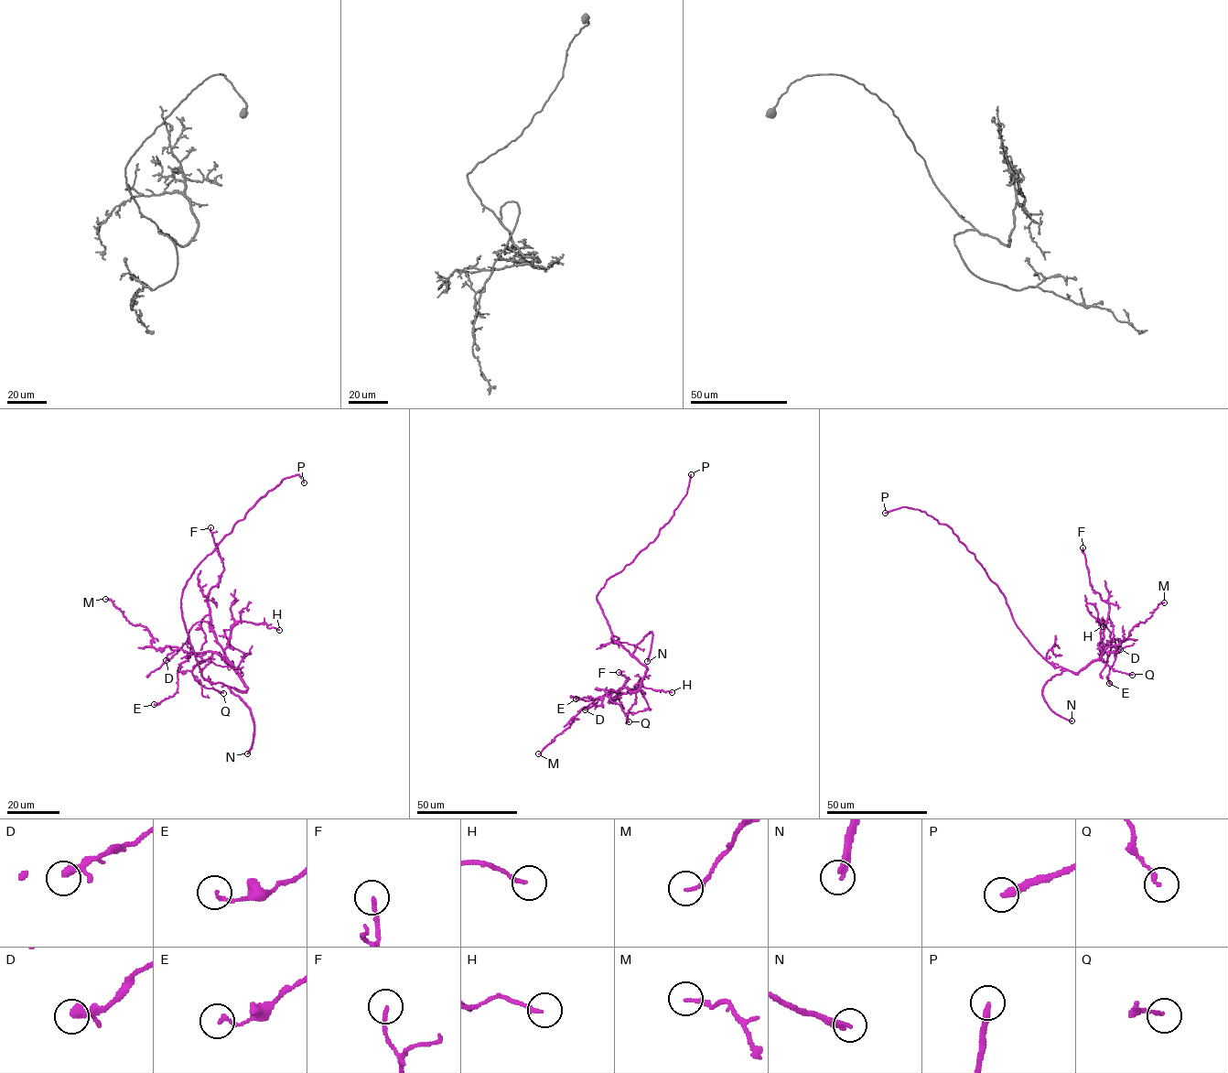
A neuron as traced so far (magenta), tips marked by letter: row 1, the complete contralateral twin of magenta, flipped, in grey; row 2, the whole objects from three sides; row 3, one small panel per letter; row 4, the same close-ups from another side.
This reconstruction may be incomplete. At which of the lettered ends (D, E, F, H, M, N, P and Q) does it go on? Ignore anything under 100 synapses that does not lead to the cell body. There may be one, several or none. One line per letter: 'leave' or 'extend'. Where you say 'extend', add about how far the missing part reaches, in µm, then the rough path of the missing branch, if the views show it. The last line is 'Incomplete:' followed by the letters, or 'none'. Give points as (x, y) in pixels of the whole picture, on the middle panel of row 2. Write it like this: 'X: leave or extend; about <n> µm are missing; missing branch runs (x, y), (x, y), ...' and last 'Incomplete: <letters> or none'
D: leave
E: leave
F: leave
H: leave
M: leave
N: extend; about 90 µm are missing; missing branch runs (647, 661), (625, 691), (623, 701), (608, 711), (600, 705), (604, 686), (589, 674), (586, 651)
P: extend; about 20 µm are missing; missing branch runs (691, 474), (691, 444)
Q: leave
Incomplete: N, P

